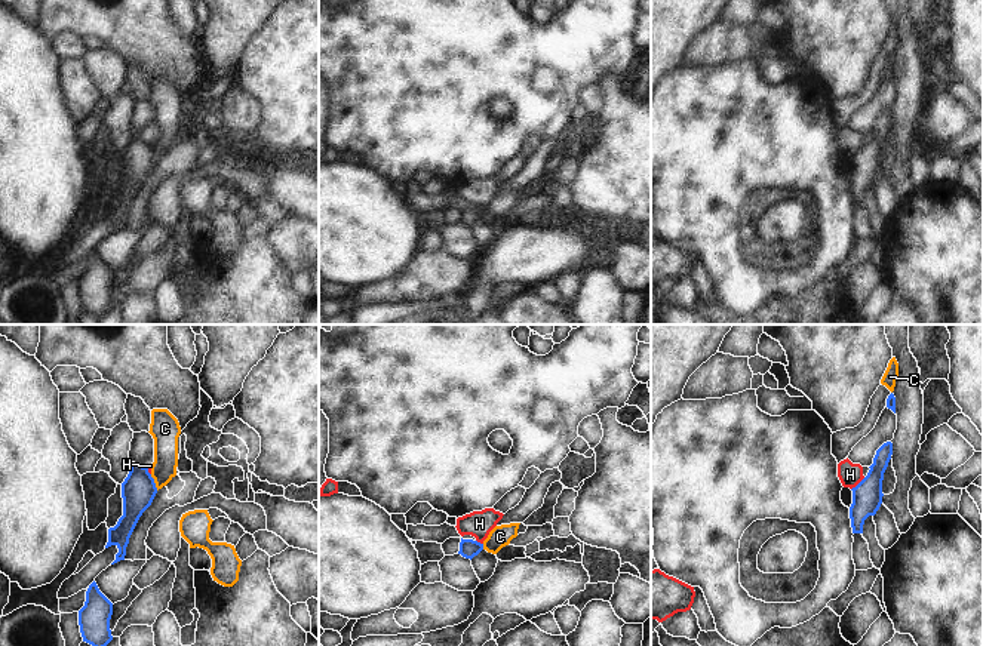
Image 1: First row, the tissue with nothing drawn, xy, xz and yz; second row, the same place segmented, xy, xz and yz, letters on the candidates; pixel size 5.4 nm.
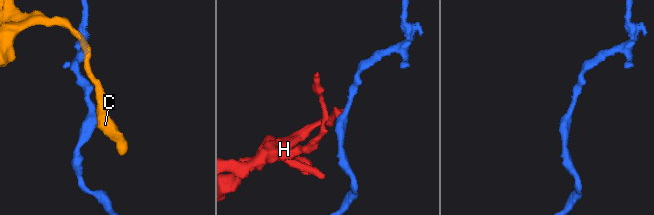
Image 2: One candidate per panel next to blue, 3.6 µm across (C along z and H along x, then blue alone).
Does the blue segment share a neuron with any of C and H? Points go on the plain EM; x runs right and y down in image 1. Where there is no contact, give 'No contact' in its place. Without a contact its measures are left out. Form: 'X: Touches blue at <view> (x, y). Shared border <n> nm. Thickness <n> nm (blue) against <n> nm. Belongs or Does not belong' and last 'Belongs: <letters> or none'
C: Touches blue at xy (153, 150). Shared border 100 nm. Thickness 190 nm (blue) against 140 nm. Does not belong
H: Touches blue at yz (859, 151). Shared border 100 nm. Thickness 160 nm (blue) against 130 nm. Does not belong
Belongs: none.

